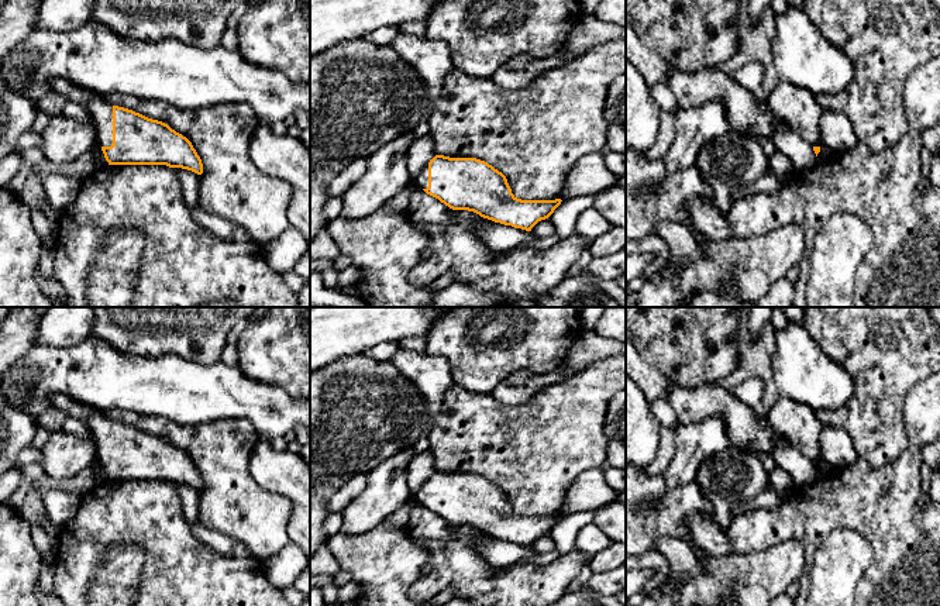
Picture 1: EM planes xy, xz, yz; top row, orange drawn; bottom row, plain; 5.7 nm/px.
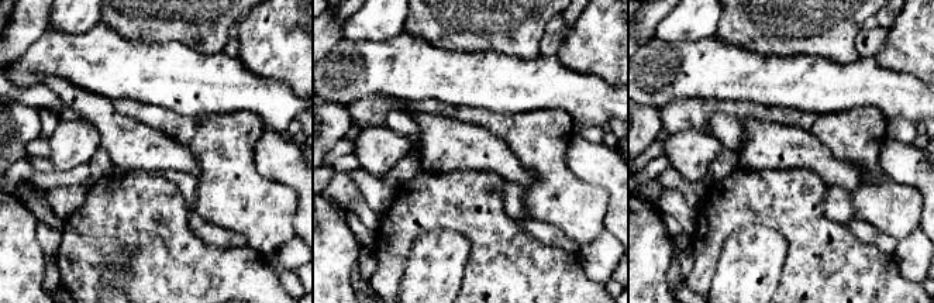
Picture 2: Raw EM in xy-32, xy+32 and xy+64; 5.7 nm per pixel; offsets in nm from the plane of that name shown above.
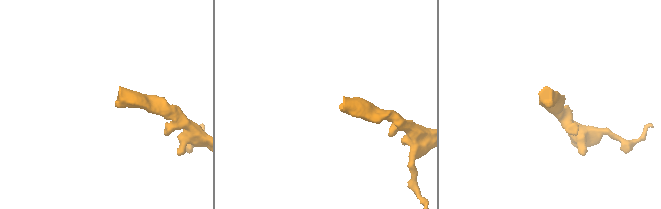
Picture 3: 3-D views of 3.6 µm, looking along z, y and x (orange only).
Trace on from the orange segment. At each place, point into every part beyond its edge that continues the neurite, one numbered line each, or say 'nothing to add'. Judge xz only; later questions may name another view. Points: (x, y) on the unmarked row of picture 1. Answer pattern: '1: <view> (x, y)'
1: xz (420, 496)

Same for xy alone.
1: xy (96, 420)

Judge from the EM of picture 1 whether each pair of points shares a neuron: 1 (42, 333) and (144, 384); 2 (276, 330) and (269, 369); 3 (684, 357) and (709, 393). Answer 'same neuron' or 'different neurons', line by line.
1: different neurons
2: same neuron
3: different neurons

